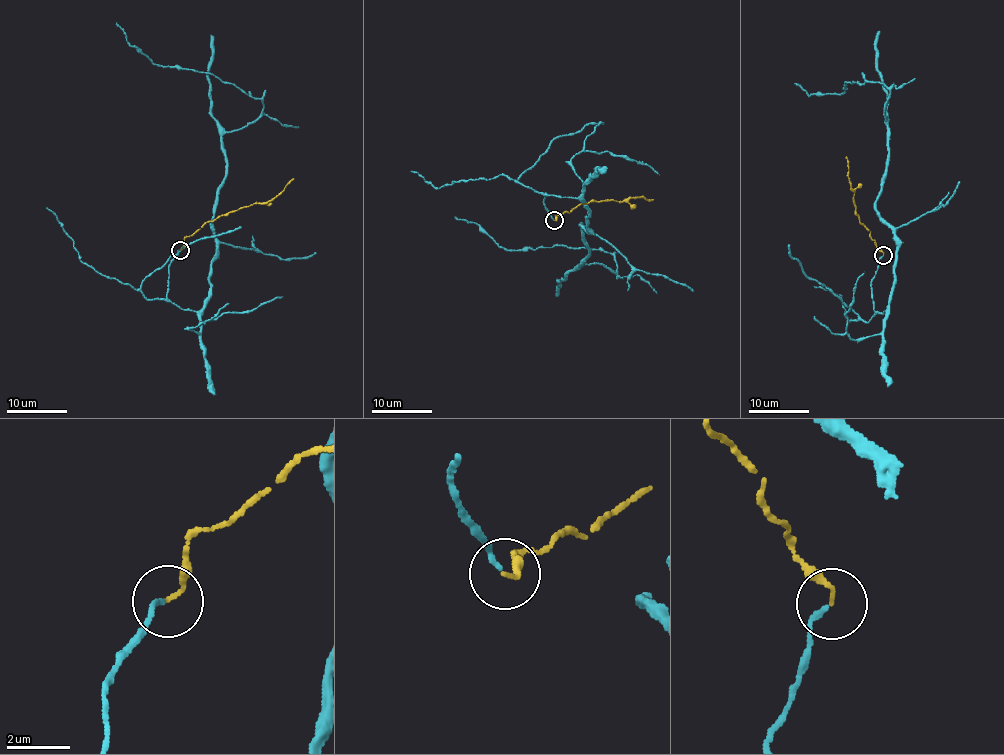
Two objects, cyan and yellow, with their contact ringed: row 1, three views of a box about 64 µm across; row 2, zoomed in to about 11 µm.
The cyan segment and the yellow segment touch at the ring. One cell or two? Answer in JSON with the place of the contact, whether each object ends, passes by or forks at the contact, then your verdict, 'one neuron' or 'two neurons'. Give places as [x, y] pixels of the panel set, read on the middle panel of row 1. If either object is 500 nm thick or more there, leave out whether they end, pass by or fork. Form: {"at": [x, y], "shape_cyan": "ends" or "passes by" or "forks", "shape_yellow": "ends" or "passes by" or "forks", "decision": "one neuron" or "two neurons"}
{"at": [554, 220], "shape_cyan": "ends", "shape_yellow": "ends", "decision": "one neuron"}

